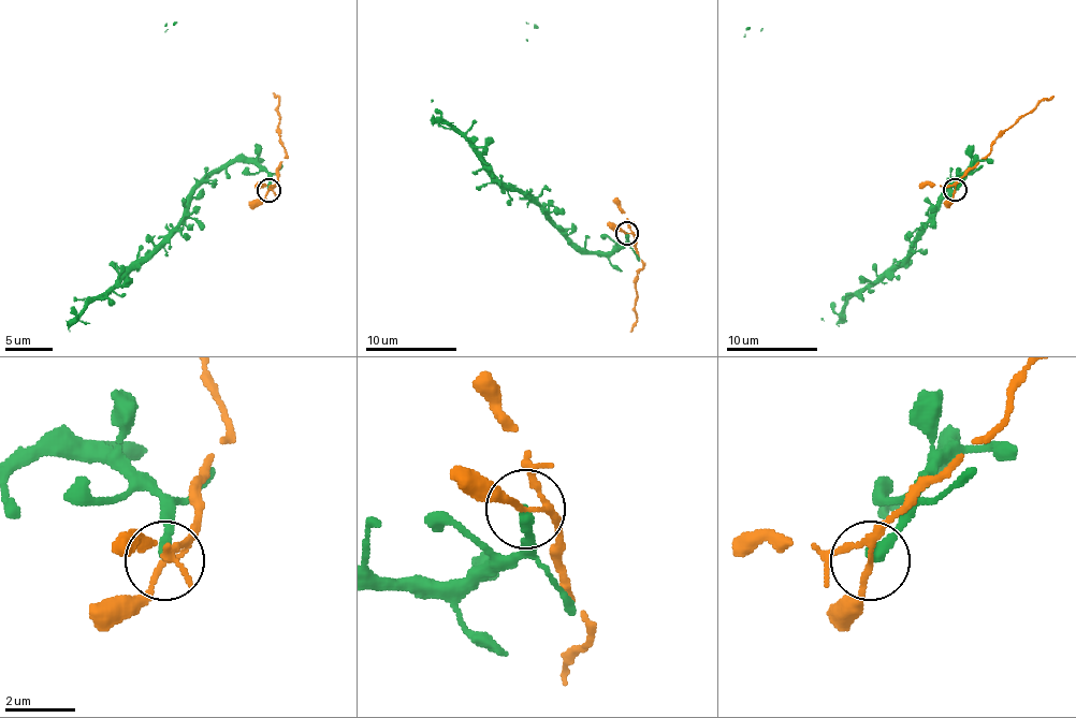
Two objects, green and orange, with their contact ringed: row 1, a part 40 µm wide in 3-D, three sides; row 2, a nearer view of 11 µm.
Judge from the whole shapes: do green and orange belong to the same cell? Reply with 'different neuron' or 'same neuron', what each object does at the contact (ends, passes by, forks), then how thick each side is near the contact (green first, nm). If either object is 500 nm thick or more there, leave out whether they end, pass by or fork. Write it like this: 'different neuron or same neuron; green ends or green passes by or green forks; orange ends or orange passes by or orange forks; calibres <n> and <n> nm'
different neuron; green ends; orange forks; calibres 340 and 110 nm

